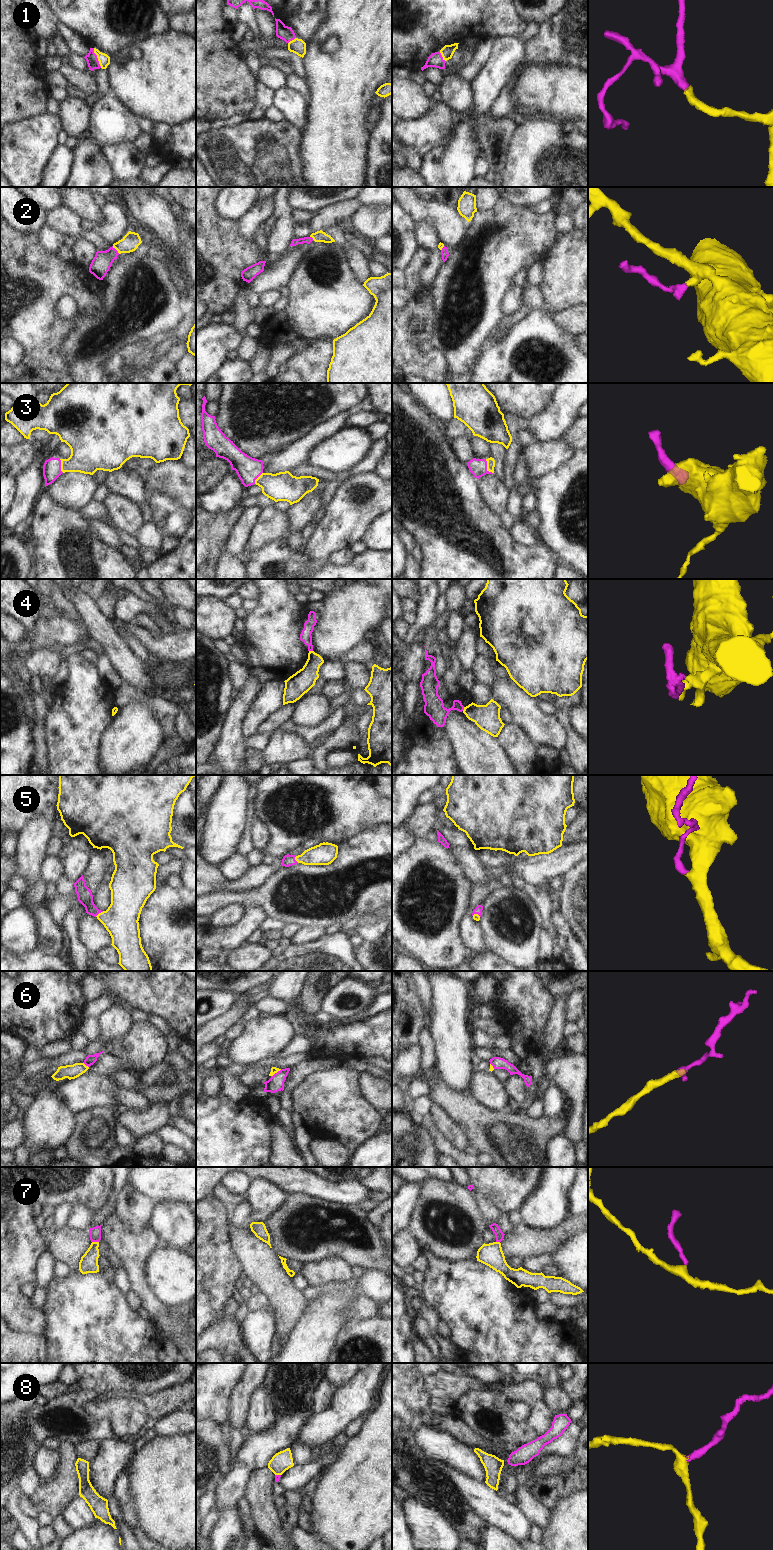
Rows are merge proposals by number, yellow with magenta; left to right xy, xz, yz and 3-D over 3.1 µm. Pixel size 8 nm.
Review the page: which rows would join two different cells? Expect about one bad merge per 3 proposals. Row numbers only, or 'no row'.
4, 6

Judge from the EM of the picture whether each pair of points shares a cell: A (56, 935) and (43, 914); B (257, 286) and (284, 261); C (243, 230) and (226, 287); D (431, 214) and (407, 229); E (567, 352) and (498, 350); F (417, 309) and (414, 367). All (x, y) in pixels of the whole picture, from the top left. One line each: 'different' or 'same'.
A: same
B: same
C: different
D: different
E: same
F: same

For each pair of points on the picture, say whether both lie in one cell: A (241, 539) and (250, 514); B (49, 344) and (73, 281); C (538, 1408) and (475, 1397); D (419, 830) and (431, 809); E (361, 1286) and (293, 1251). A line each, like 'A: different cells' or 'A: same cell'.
A: same cell
B: same cell
C: same cell
D: same cell
E: different cells

